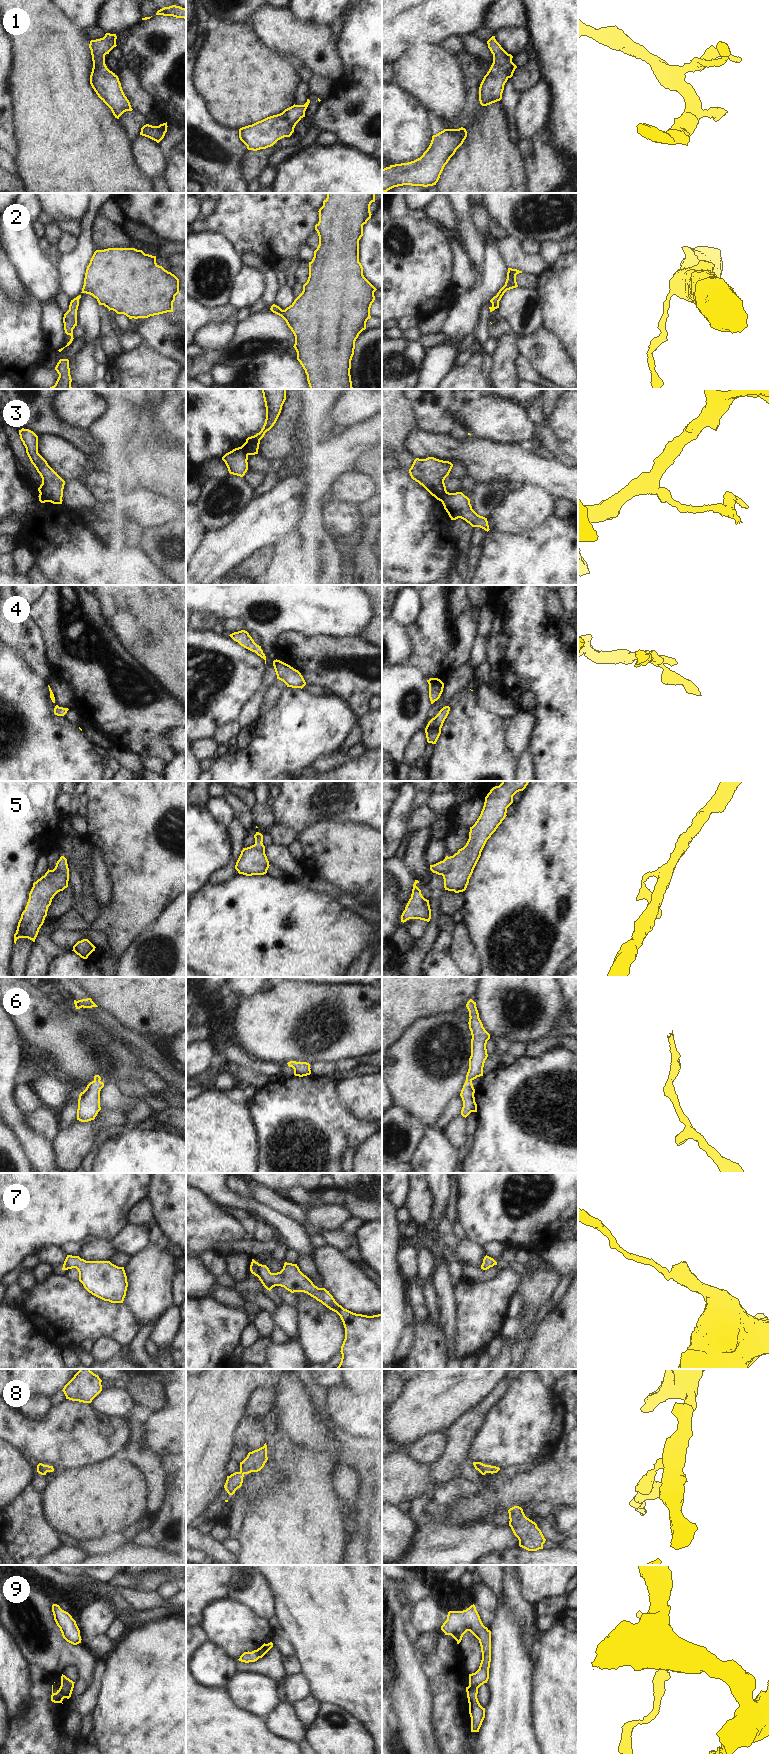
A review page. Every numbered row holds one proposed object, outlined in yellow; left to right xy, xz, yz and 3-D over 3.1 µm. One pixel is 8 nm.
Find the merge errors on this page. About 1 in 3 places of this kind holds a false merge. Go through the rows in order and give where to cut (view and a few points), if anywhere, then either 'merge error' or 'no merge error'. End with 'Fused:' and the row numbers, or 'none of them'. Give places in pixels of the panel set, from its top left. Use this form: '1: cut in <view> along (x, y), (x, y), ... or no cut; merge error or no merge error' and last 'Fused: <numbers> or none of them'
1: no cut; no merge error
2: no cut; no merge error
3: cut in xz along (240, 447), (248, 454); merge error
4: no cut; no merge error
5: no cut; no merge error
6: no cut; no merge error
7: no cut; no merge error
8: no cut; no merge error
9: cut in yz along (477, 1688), (472, 1688), (467, 1693); merge error
Fused: 3, 9

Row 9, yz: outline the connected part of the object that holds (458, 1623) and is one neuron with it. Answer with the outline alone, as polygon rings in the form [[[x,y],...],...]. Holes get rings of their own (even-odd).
[[[475,1605],[463,1611],[449,1611],[447,1620],[441,1626],[445,1635],[451,1635],[459,1644],[463,1635],[470,1631],[478,1640],[481,1646],[482,1660],[479,1669],[469,1674],[469,1686],[466,1692],[479,1688],[489,1679],[489,1668],[491,1662],[491,1631],[485,1627],[480,1619]]]

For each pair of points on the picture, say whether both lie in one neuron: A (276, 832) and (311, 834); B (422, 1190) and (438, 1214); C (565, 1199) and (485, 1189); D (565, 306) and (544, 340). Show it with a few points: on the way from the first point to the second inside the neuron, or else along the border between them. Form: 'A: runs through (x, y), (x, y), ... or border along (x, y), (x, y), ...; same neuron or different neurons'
A: border along (297, 834), (295, 840); different neurons
B: border along (429, 1183), (433, 1211), (431, 1218), (423, 1226); different neurons
C: runs through (543, 1209), (516, 1223), (501, 1211); same neuron
D: border along (543, 325), (558, 337), (565, 349); different neurons

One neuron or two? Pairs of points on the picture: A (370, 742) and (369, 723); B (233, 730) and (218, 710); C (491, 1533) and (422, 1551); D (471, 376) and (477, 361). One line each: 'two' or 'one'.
A: one
B: two
C: one
D: two

